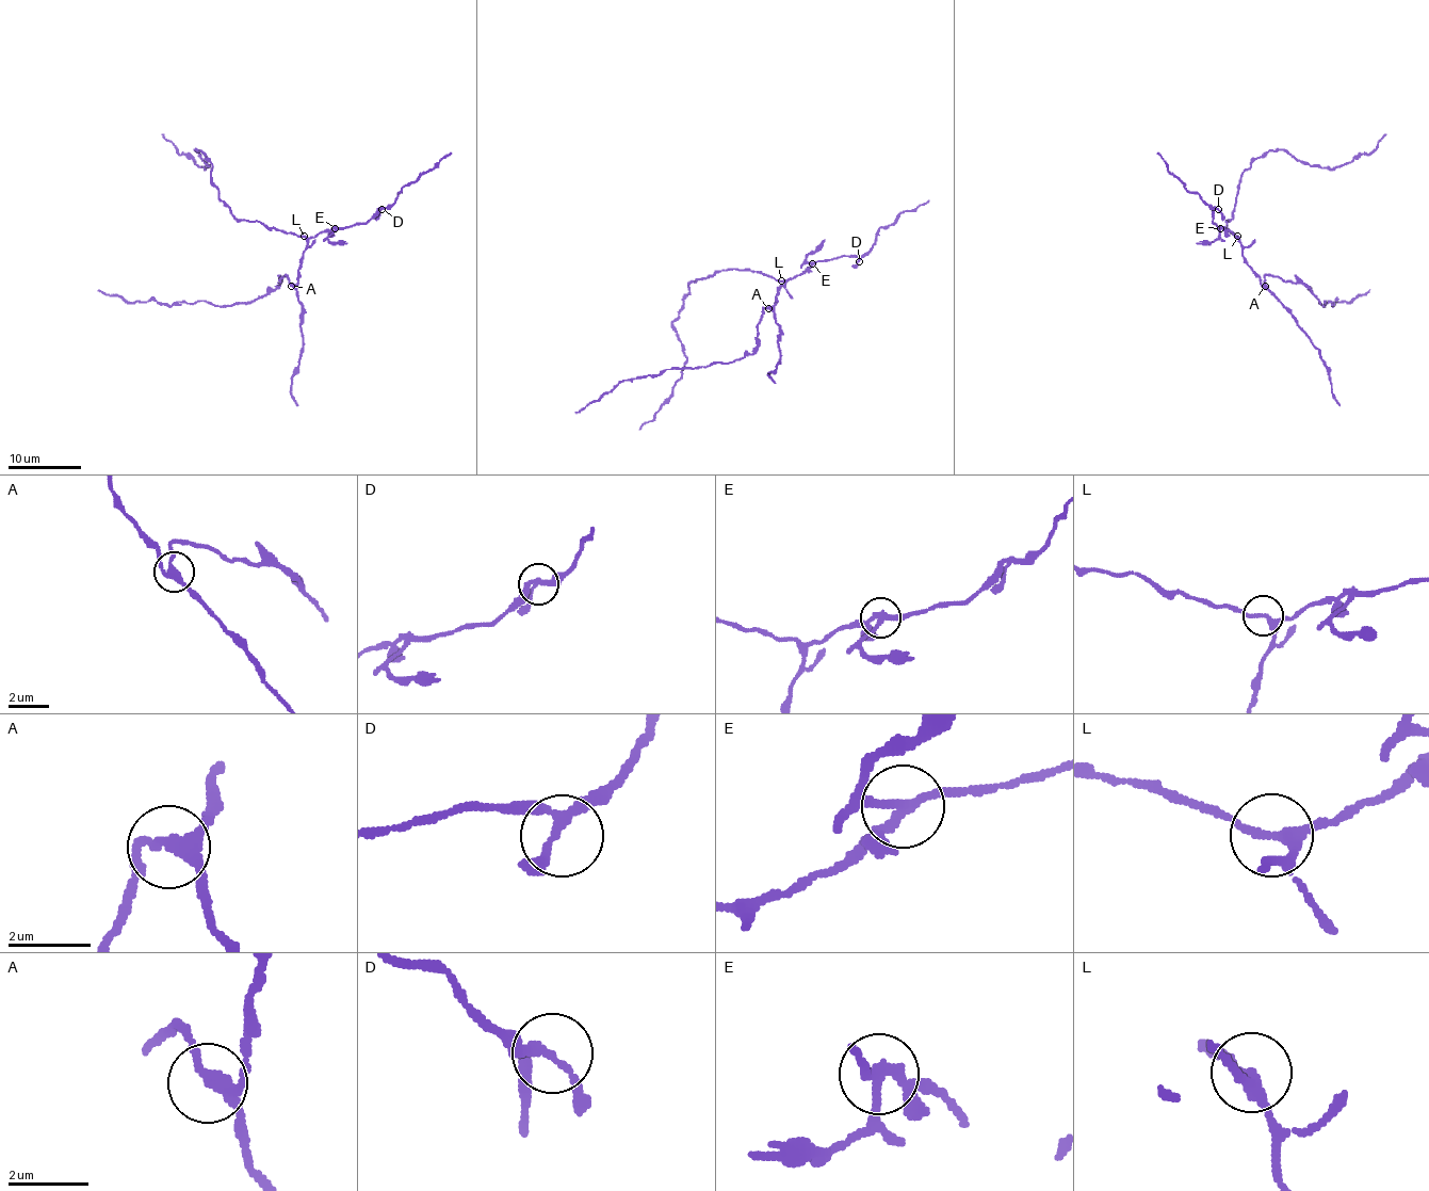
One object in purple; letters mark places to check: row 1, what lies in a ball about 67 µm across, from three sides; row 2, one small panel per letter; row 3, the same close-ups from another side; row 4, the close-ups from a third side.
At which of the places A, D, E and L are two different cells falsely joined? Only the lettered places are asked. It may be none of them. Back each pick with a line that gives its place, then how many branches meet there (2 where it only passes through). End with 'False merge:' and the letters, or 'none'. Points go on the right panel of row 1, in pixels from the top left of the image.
E: at (1220, 228); 3 branches meet
False merge: E

